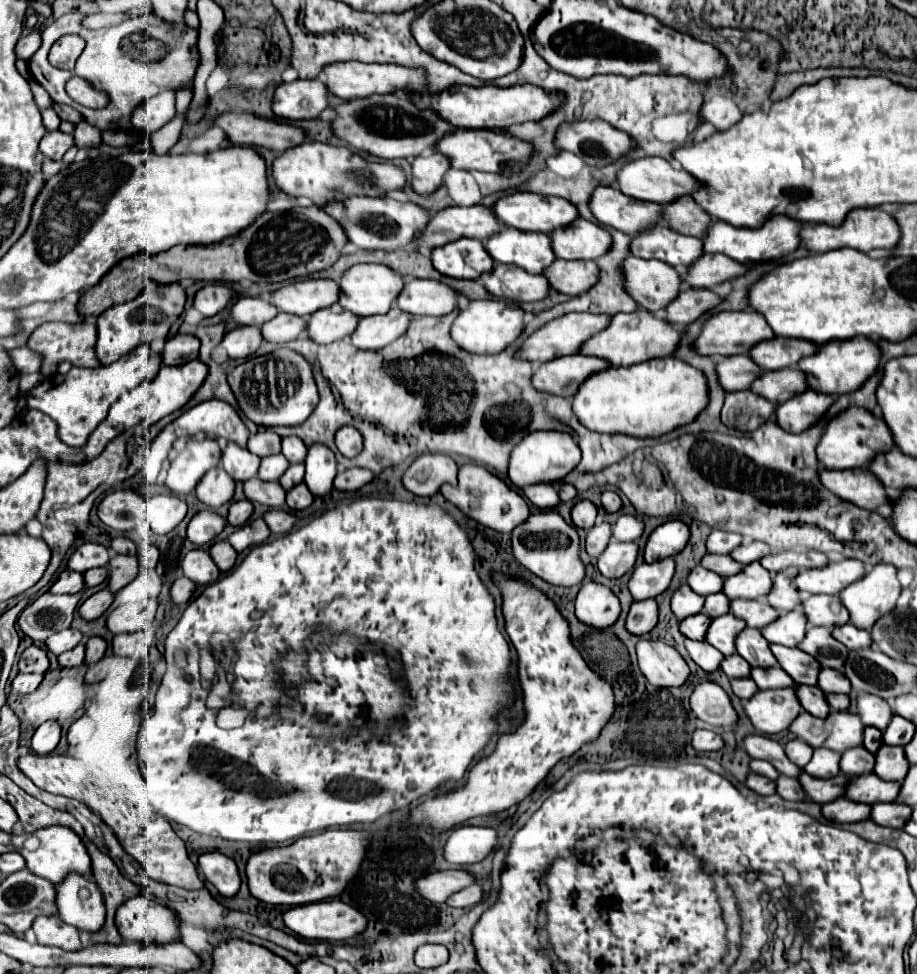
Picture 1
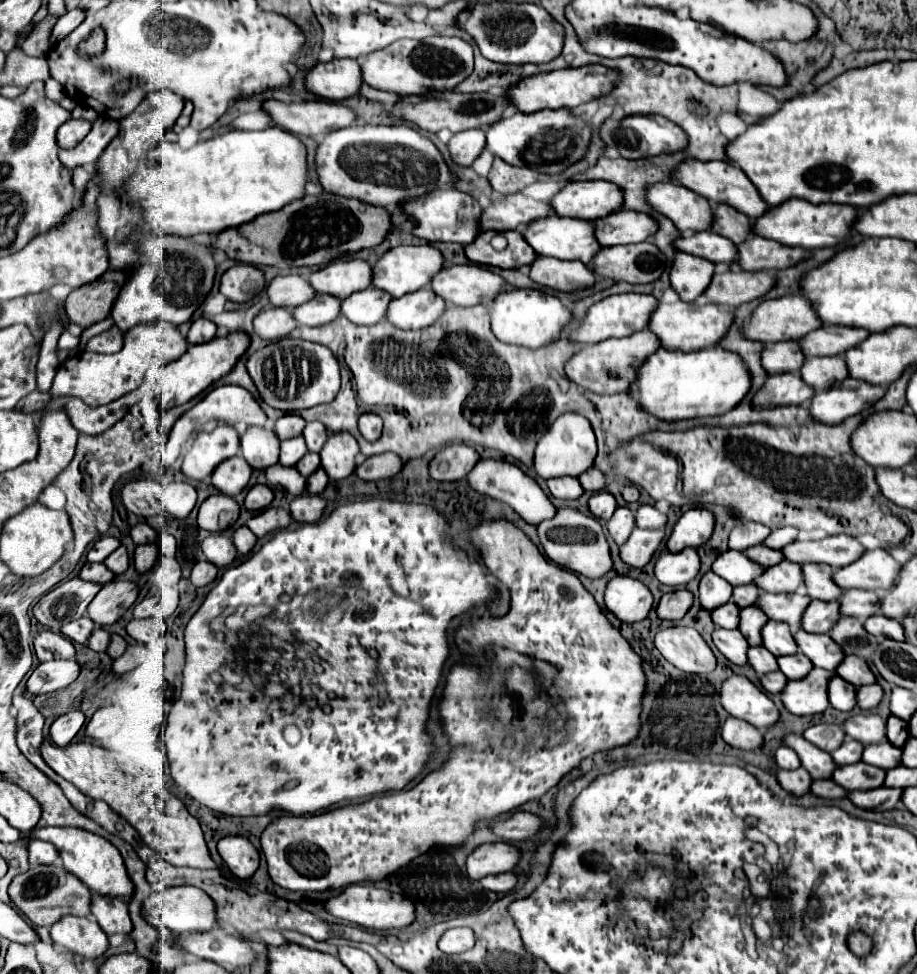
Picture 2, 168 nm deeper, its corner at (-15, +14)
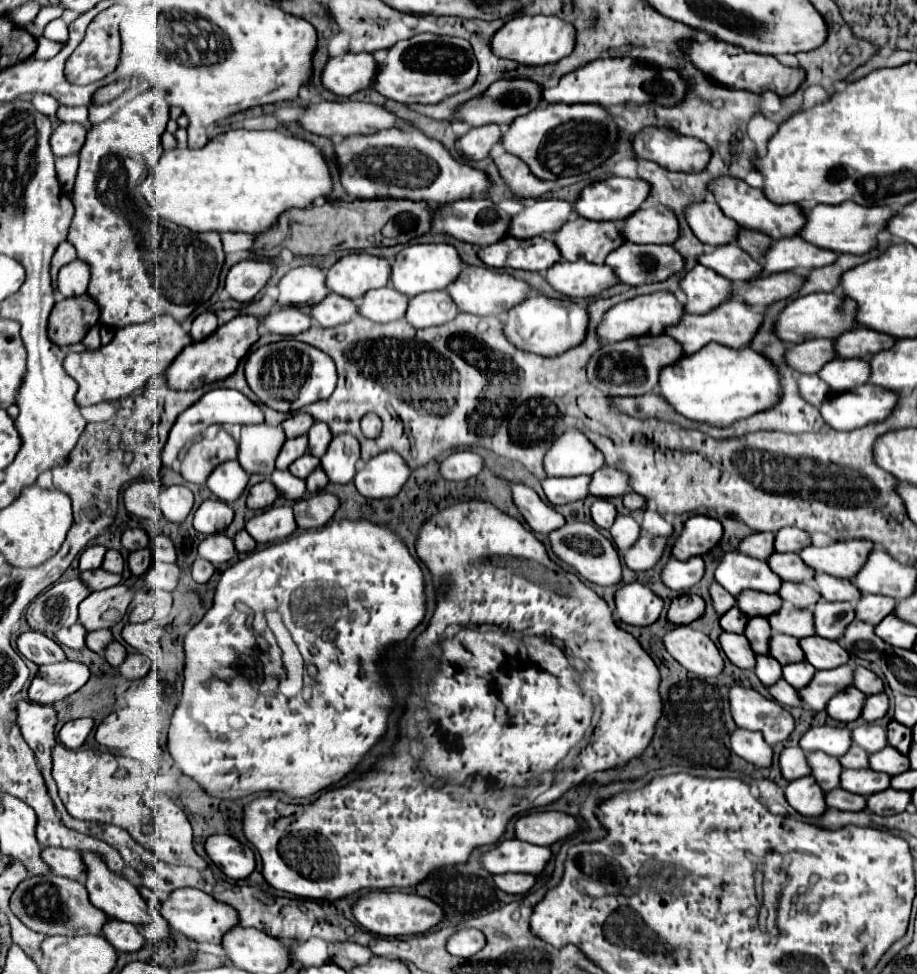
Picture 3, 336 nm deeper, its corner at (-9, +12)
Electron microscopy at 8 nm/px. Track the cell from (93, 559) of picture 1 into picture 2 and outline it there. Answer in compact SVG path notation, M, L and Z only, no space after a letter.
M101 537L101 539L91 547L91 551L87 553L87 559L89 559L91 563L103 563L119 545L121 545L121 543L119 543L117 539L113 539L113 537Z

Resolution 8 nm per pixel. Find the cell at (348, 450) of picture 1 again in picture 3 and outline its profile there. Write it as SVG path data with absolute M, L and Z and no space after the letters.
M367 413L367 415L361 419L361 431L363 431L365 437L375 439L375 437L381 433L381 419L379 419L375 413Z

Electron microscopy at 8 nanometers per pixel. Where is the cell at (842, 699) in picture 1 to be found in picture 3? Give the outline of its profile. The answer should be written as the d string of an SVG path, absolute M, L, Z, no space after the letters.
M877 693L877 695L869 695L865 699L865 707L863 707L863 713L861 717L865 721L877 721L881 719L889 709L889 699L885 693Z

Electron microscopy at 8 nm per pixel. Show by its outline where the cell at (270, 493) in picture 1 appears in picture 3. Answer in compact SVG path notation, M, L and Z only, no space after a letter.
M275 469L271 475L269 475L269 481L277 487L277 491L285 497L285 499L291 499L291 501L297 501L305 495L305 481L291 475L289 471L279 471Z

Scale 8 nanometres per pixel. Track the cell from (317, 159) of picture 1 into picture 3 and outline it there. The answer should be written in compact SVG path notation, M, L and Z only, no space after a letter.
M391 127L371 135L351 135L333 145L339 181L351 199L413 199L437 209L457 199L485 195L489 183L483 171L455 161L435 139L413 127Z

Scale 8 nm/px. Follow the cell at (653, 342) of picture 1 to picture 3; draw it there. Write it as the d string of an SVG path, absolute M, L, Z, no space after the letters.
M727 299L727 301L723 301L721 305L717 305L715 309L711 309L705 315L685 313L675 325L665 327L665 335L673 337L677 343L681 343L685 355L691 355L691 353L699 351L701 347L705 347L711 341L719 343L719 345L725 345L725 347L731 347L731 349L741 349L753 339L757 327L761 325L761 319L763 319L763 315L749 311L743 301Z

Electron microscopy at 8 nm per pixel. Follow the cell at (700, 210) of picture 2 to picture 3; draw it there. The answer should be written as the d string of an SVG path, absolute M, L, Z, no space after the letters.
M715 201L691 203L683 209L683 215L687 225L691 227L691 231L701 243L717 247L717 245L733 241L737 223L725 217Z

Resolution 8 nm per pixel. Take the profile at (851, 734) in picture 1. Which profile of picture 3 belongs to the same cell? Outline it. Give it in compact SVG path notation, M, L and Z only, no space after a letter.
M875 723L861 725L861 727L853 729L851 735L859 747L867 749L867 753L875 753L887 745L887 731Z

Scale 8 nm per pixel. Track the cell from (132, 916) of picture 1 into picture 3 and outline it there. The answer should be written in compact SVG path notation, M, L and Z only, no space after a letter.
M175 889L163 903L161 903L161 915L169 923L171 929L183 933L189 939L195 941L209 941L209 943L221 943L221 937L237 925L237 911L225 903L215 901L211 895L199 891L199 889Z

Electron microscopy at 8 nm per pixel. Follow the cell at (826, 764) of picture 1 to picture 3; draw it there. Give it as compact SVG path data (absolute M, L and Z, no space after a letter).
M853 743L853 747L847 751L847 755L841 755L839 763L845 769L867 769L869 767L869 763L867 763L867 751Z

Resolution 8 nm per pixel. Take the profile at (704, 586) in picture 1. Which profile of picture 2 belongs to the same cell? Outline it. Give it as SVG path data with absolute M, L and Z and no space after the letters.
M725 551L715 559L713 571L719 577L723 577L727 583L737 587L737 585L753 583L763 573L763 567L759 563L751 561L741 551Z

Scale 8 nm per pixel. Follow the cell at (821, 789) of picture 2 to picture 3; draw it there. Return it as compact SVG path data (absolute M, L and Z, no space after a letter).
M833 789L825 793L825 803L829 807L841 809L841 811L863 811L865 809L865 797L849 793L845 789Z

